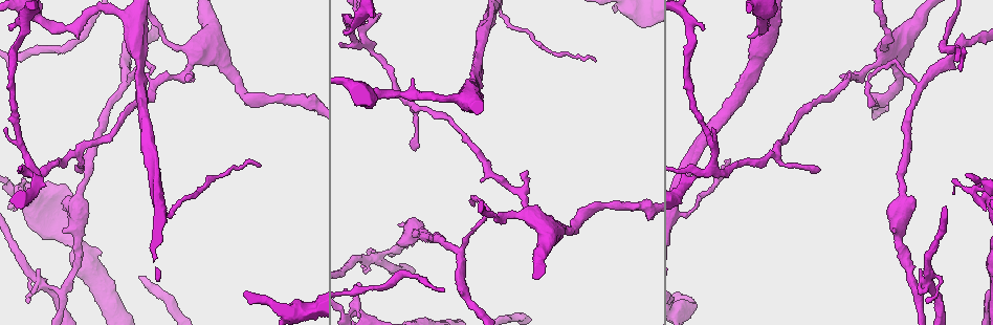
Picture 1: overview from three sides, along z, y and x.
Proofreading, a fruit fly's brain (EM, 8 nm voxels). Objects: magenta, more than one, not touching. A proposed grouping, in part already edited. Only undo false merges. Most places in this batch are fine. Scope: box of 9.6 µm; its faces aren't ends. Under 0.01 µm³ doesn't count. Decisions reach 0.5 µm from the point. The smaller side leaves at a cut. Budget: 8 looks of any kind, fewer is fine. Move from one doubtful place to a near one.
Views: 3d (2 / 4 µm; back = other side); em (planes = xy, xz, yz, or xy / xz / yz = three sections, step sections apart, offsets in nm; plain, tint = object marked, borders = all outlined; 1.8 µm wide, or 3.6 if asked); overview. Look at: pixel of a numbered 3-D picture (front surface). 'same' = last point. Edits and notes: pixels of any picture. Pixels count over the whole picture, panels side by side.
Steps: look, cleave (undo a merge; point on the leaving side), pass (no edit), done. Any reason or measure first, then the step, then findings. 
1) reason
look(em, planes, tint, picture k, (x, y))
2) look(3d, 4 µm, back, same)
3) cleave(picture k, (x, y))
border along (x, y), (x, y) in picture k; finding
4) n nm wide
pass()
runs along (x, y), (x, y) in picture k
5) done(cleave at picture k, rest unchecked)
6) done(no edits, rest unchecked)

three arms meet
look(3d, 4 µm, picture 1, (171, 213))

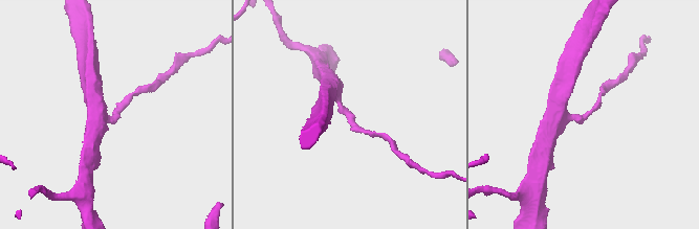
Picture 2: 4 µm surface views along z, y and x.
3 arms
look(em, yz, step 16, tint, picture 2, (112, 120))

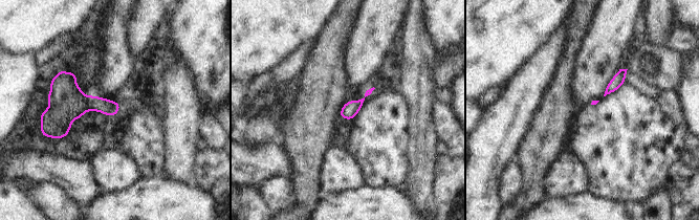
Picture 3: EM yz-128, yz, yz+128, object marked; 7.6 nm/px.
20 nm wide
pass()
continuous, no second neuron

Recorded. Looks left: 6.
arms run side by side
look(em, planes, tint, picture 1, (33, 169))

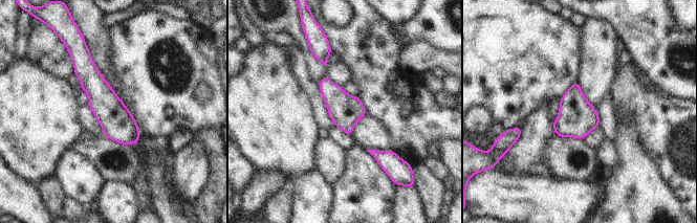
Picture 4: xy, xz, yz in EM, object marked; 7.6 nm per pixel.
pass()
runs along (88, 56), (90, 79), (134, 140) in picture 4; all the same neuron

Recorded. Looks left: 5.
abrupt turn
look(3d, 4 µm, back, picture 1, (382, 256))

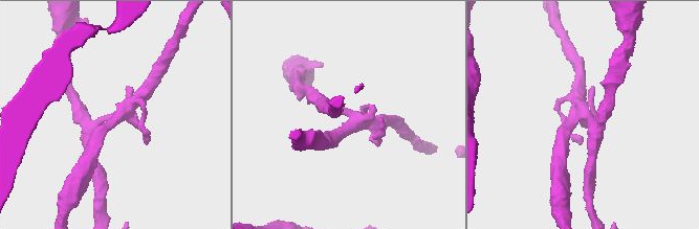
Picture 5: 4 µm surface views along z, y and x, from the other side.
now the EM
look(em, planes, plain, picture 5, (352, 115))

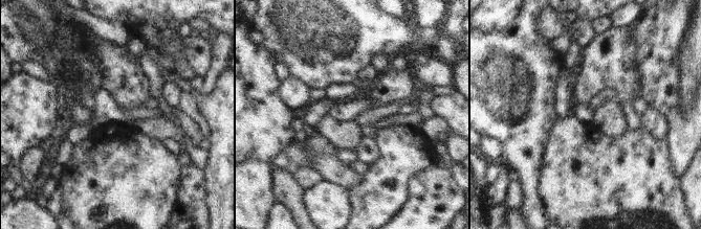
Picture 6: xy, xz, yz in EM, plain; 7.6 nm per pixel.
where the object lies
look(em, planes, tint, same)

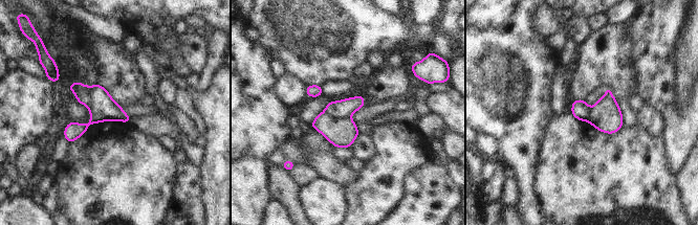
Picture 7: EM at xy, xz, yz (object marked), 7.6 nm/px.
cleave(picture 7, (341, 132))
border along (324, 110), (336, 117), (349, 118) in picture 7; a second neuron is stuck on

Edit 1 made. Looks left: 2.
done(cleave at picture 7, rest unchecked)

